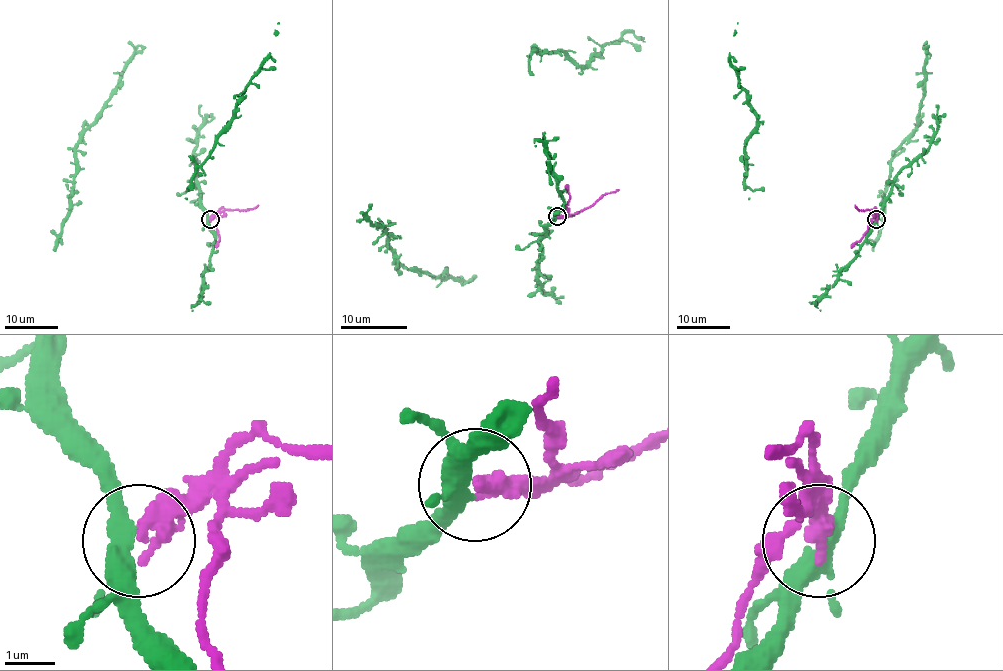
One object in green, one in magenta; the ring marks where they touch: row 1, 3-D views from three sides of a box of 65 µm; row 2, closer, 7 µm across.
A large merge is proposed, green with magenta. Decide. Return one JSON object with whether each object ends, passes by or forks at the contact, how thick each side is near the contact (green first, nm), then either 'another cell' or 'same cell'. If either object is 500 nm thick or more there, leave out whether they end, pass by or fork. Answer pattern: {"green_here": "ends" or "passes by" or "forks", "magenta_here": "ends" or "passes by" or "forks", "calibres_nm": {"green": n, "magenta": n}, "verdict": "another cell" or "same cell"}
{"green_here": "forks", "magenta_here": "ends", "calibres_nm": {"green": 280, "magenta": 380}, "verdict": "another cell"}

